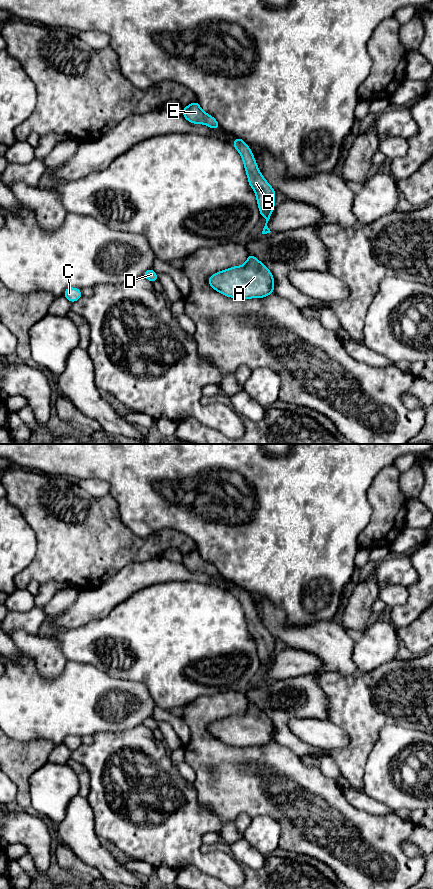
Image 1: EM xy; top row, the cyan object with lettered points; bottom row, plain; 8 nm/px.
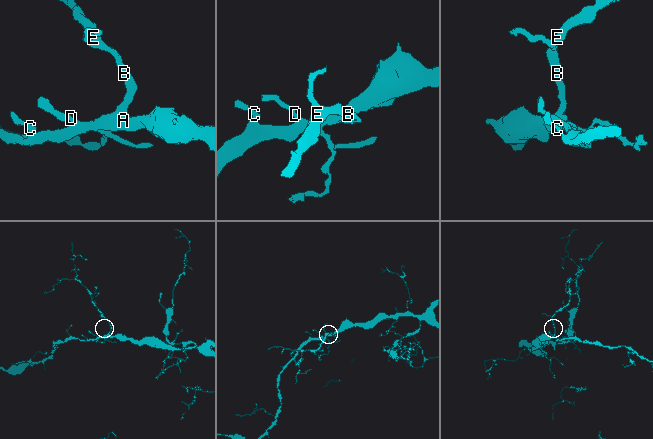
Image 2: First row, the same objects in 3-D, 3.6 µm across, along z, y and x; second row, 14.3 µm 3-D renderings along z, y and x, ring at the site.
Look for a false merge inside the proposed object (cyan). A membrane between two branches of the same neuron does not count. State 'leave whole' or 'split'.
leave whole

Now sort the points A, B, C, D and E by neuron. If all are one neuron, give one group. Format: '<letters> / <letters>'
A B C D E

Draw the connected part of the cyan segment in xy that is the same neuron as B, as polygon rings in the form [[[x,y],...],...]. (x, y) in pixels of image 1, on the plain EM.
[[[236,585],[232,593],[241,603],[248,625],[248,631],[256,642],[260,663],[266,667],[262,682],[270,681],[271,679],[268,676],[267,671],[276,653],[274,651],[276,639],[259,619],[253,601],[245,589]]]

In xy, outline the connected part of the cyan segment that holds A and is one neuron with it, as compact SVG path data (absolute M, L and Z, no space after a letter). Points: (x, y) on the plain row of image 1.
M250 701L243 714L213 722L208 732L224 744L236 747L264 746L275 741L273 722Z

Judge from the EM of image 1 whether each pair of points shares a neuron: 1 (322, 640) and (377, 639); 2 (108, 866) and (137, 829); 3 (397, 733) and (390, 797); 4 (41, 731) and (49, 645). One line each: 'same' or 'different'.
1: different
2: different
3: same
4: different

